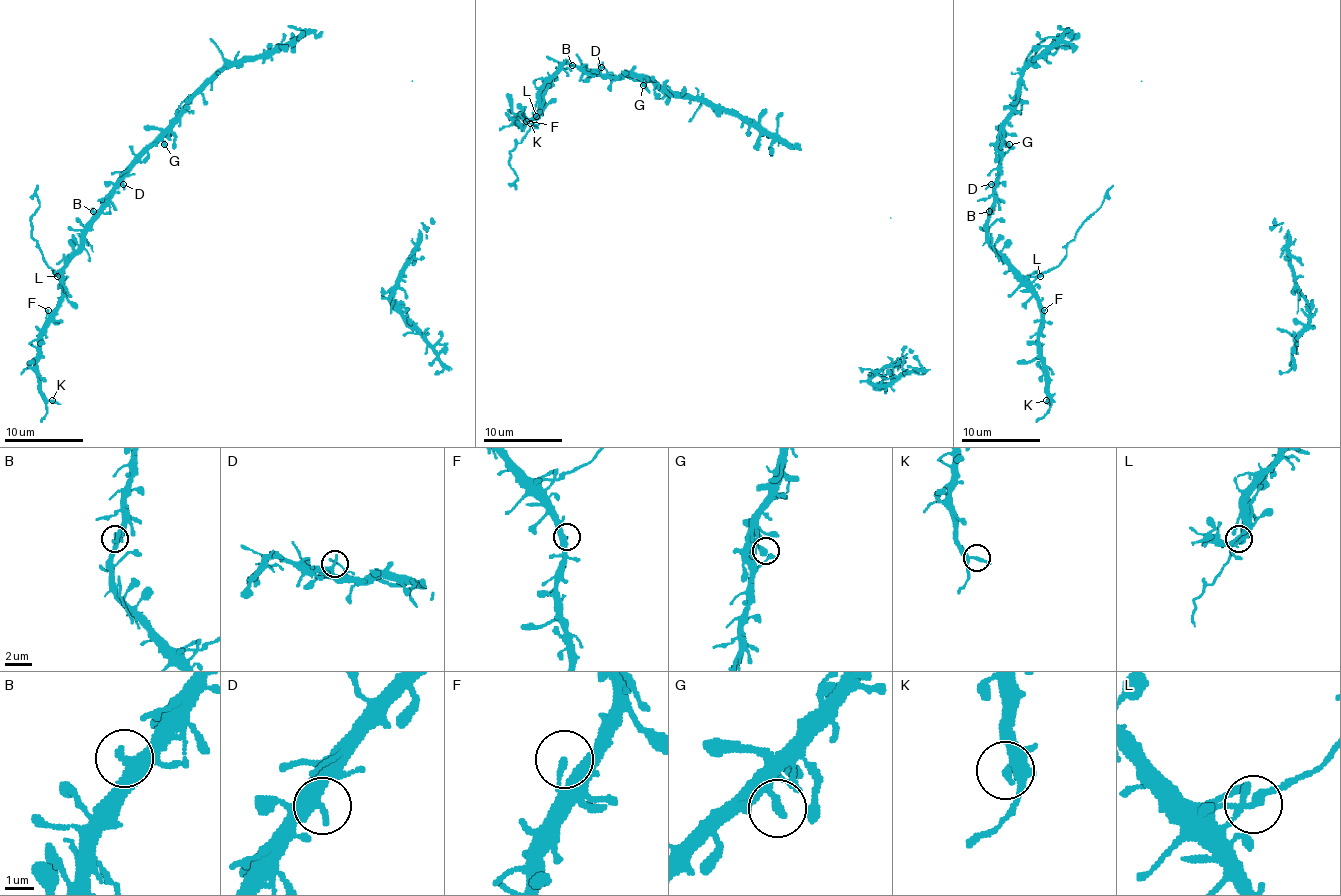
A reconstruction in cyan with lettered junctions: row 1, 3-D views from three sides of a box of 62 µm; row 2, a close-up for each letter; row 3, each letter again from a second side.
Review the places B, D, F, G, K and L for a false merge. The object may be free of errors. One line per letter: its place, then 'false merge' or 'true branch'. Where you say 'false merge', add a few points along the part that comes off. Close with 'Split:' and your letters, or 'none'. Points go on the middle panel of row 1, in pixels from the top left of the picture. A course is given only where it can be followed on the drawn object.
B: at (572, 65); true branch
D: at (601, 67); true branch
F: at (526, 121); true branch
G: at (643, 85); true branch
K: at (530, 123); true branch
L: at (536, 116); false merge; foreign part runs (536, 117), (511, 150), (509, 166), (518, 178), (515, 182), (516, 190)
Split: L

